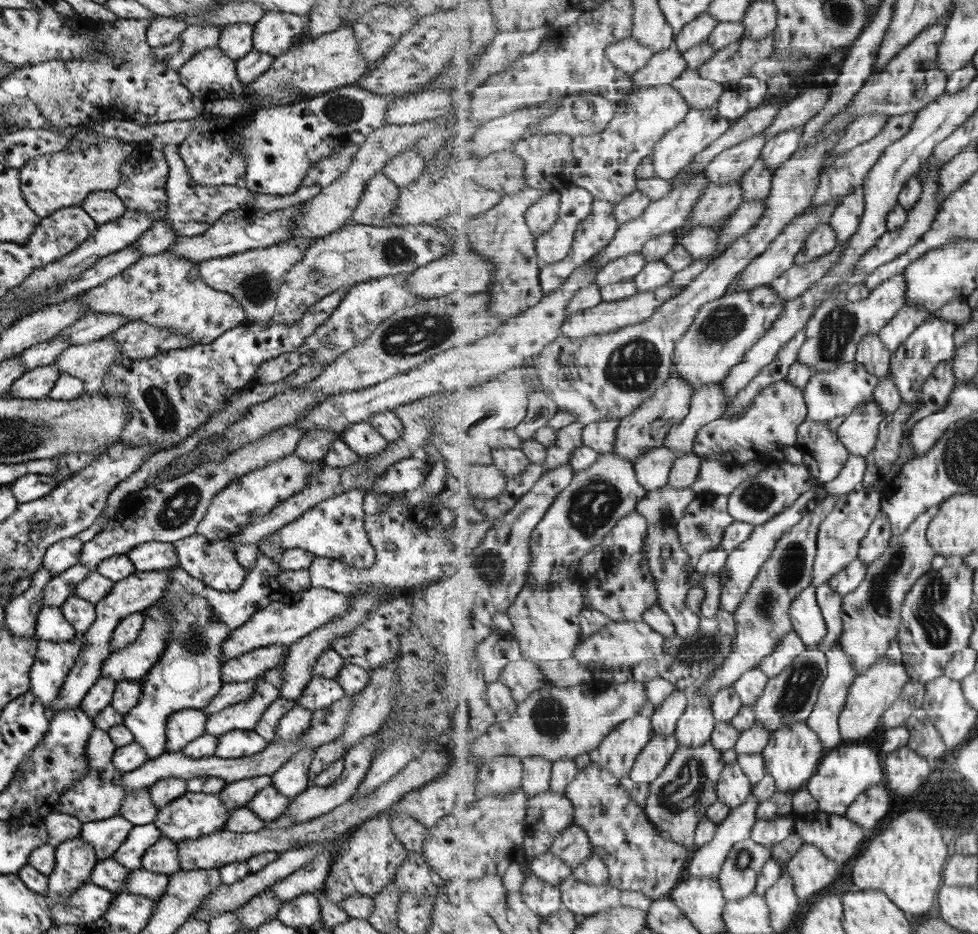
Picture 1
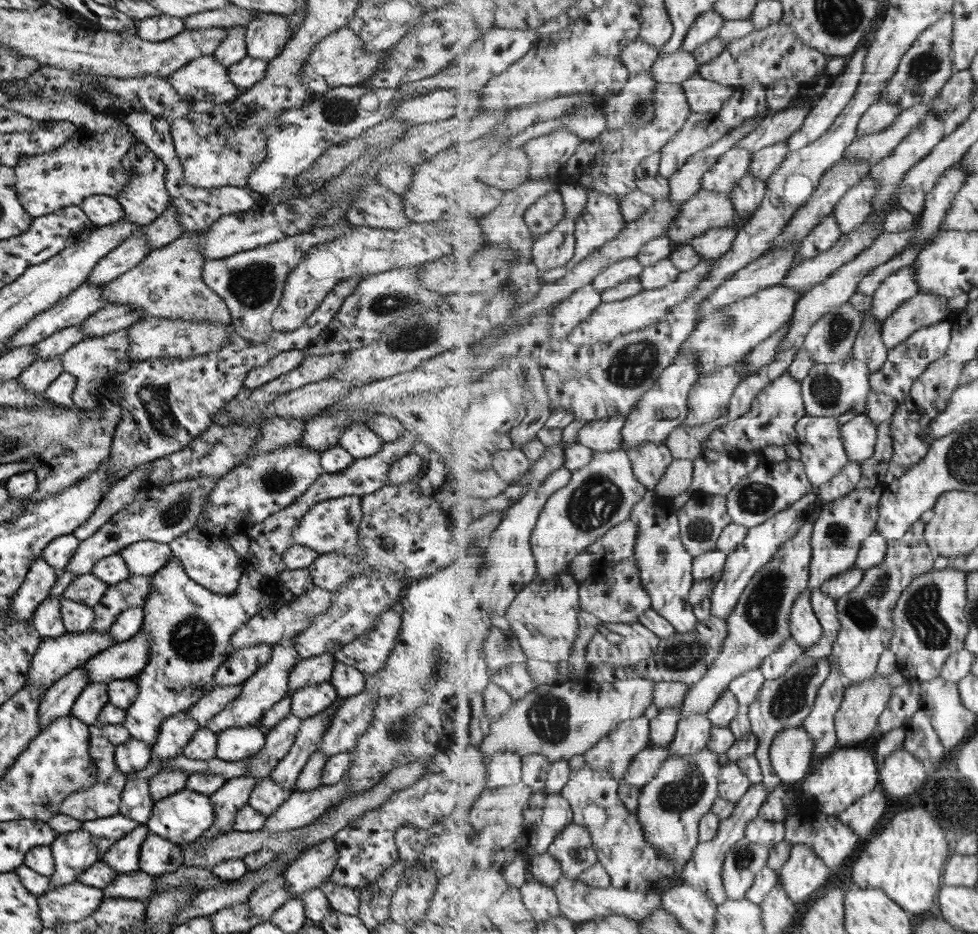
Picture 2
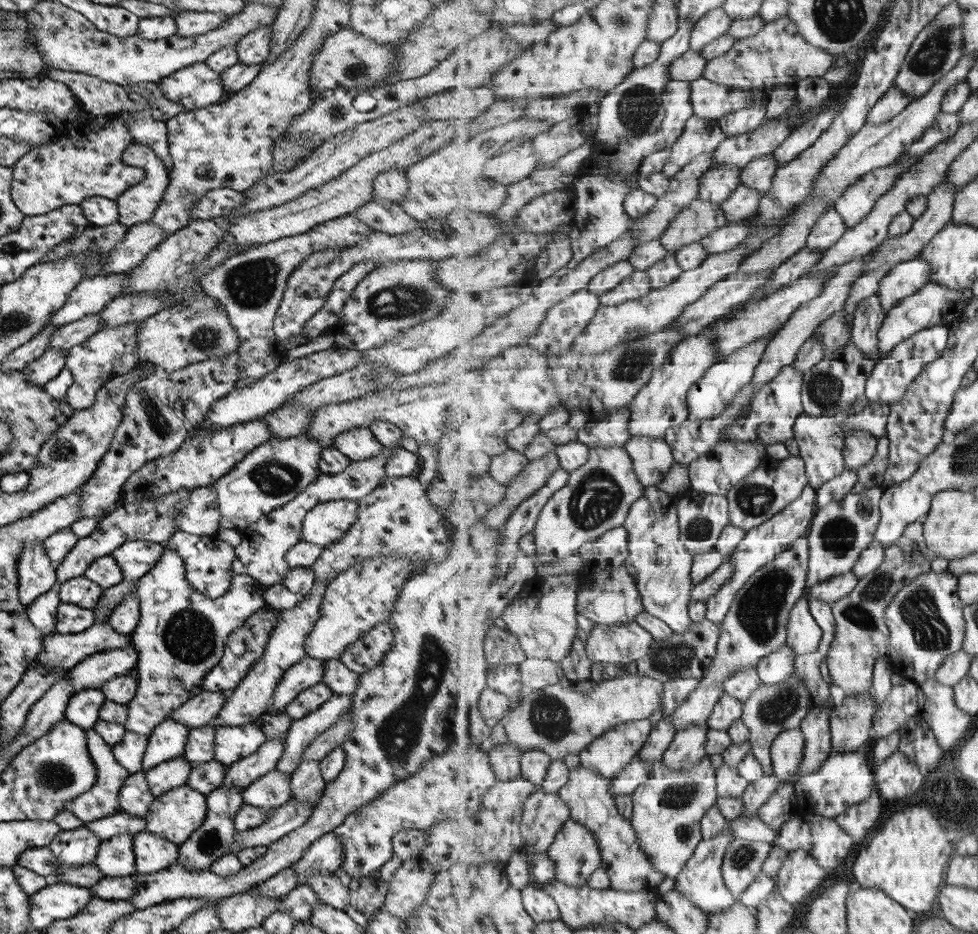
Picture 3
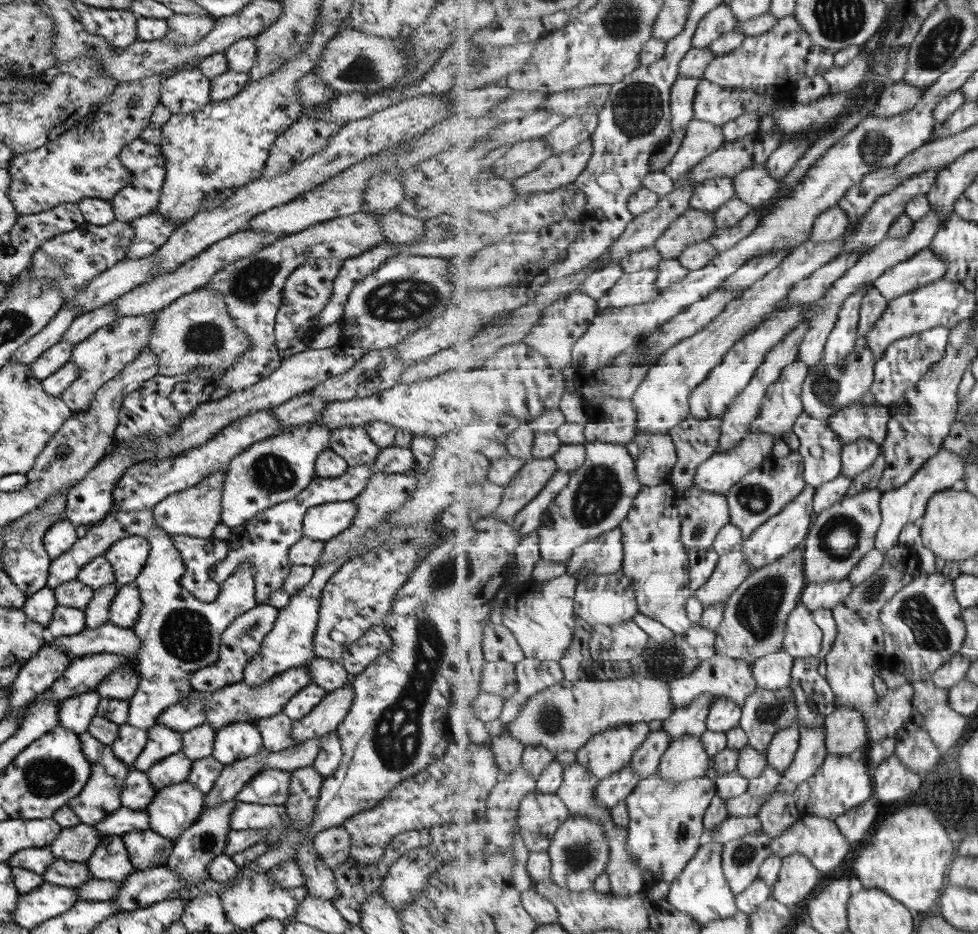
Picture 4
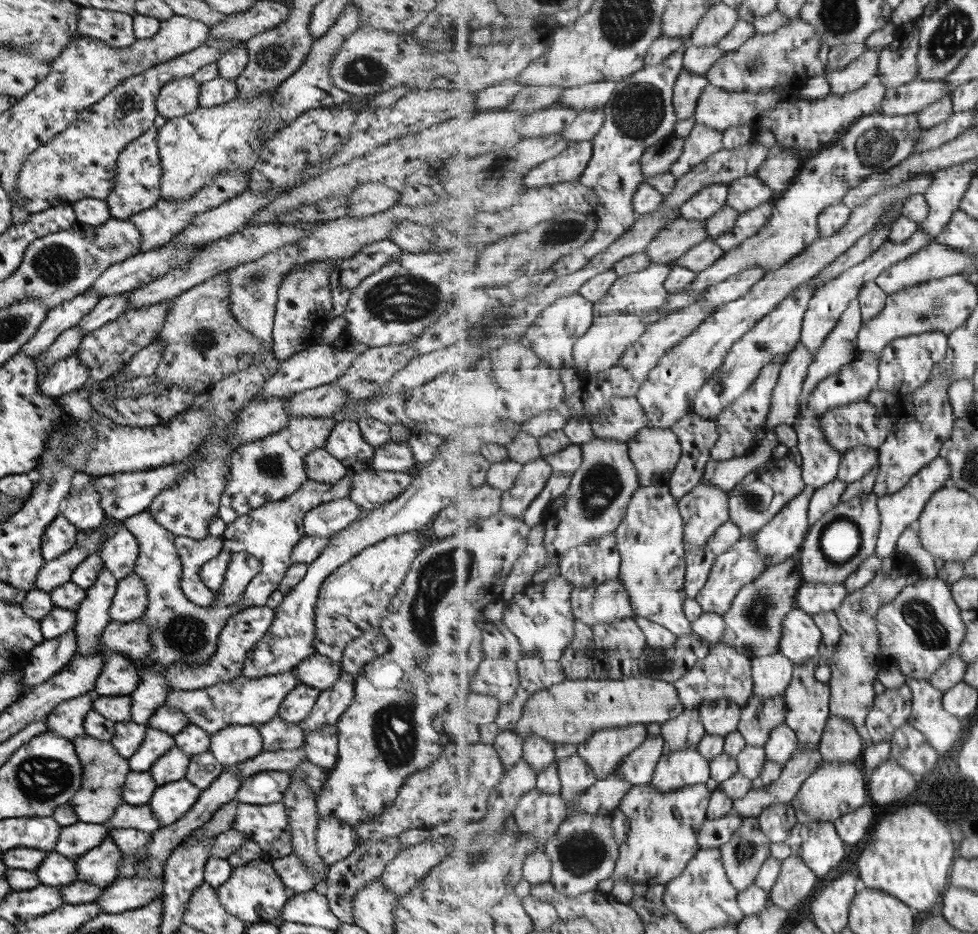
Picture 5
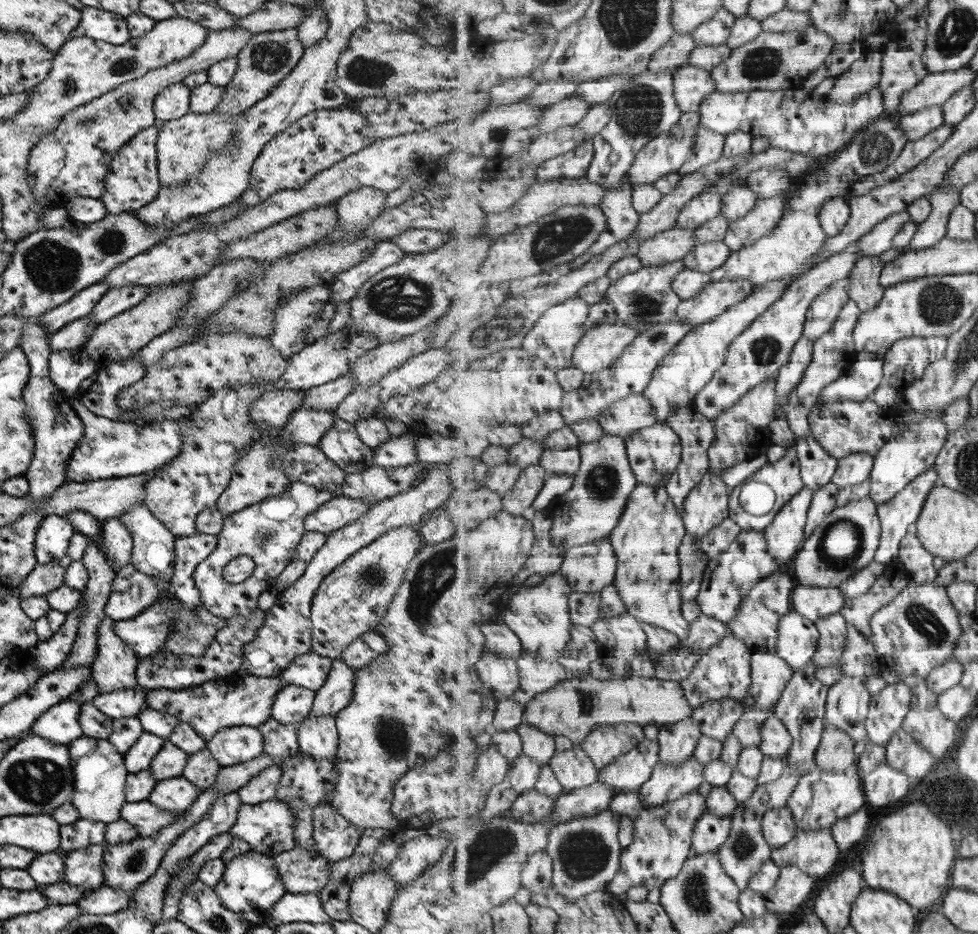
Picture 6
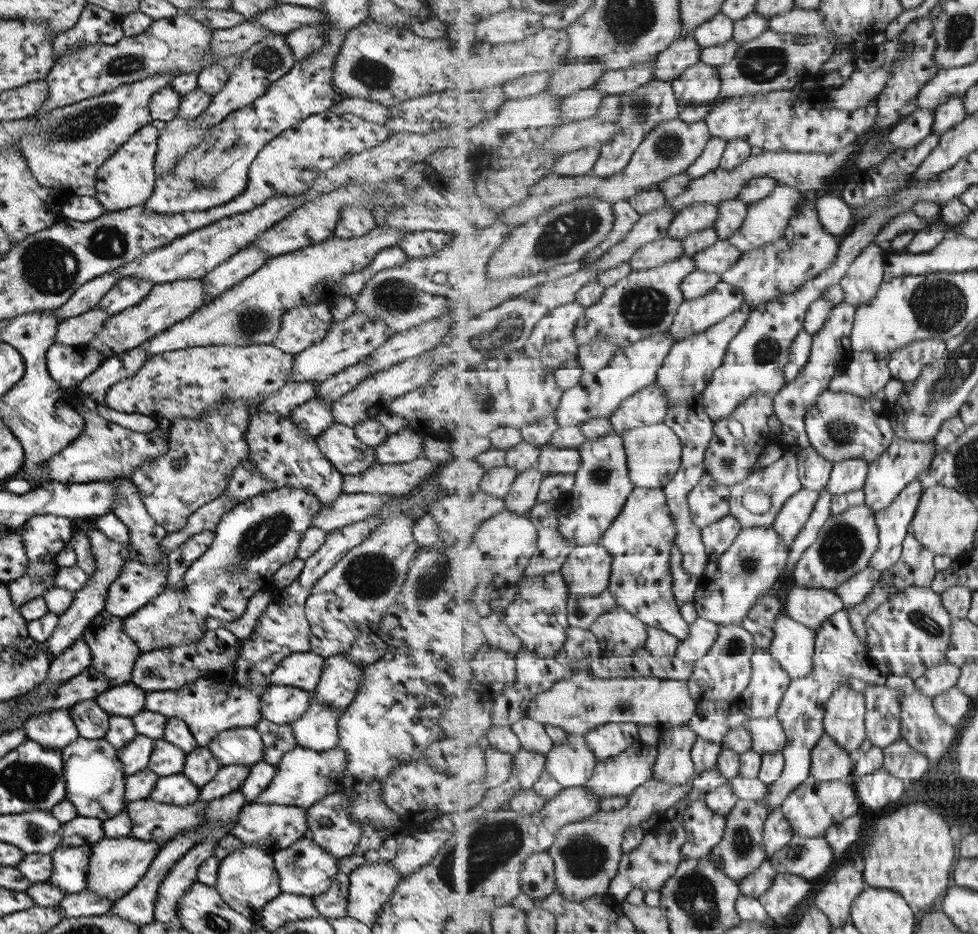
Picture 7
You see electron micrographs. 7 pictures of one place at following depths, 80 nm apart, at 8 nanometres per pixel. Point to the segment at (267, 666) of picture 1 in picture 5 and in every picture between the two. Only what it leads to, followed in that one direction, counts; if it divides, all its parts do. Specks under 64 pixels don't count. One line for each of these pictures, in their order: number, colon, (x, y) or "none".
2: (237, 666)
3: (243, 646)
4: (240, 640)
5: (236, 639)

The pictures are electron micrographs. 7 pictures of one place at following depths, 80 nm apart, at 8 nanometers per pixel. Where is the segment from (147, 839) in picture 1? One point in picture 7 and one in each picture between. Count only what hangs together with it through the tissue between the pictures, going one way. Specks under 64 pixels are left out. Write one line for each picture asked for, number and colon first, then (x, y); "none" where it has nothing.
2: (122, 856)
3: (114, 857)
4: (109, 860)
5: (98, 865)
6: (81, 868)
7: (68, 872)

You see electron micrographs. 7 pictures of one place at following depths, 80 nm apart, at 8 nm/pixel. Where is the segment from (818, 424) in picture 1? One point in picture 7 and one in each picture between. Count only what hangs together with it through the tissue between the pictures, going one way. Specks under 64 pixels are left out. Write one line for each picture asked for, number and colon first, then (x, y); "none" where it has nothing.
2: (824, 455)
3: (821, 439)
4: (821, 447)
5: (822, 461)
6: (818, 467)
7: (815, 470)

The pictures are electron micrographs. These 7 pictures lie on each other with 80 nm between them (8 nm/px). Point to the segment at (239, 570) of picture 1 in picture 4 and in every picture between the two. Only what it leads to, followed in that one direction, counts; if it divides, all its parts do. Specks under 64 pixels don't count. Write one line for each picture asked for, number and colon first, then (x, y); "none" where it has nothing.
2: (207, 559)
3: (207, 560)
4: (198, 555)

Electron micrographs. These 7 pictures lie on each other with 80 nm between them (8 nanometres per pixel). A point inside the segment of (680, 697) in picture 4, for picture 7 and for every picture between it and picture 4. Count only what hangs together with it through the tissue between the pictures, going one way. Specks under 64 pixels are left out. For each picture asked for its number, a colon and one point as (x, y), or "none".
5: (724, 673)
6: (725, 672)
7: (723, 674)

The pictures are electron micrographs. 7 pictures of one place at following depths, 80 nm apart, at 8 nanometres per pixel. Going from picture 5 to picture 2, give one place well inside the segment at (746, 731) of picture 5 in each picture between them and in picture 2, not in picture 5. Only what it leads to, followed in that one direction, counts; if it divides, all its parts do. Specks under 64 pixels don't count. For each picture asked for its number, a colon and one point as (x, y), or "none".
2: (785, 703)
3: (772, 708)
4: (767, 711)

